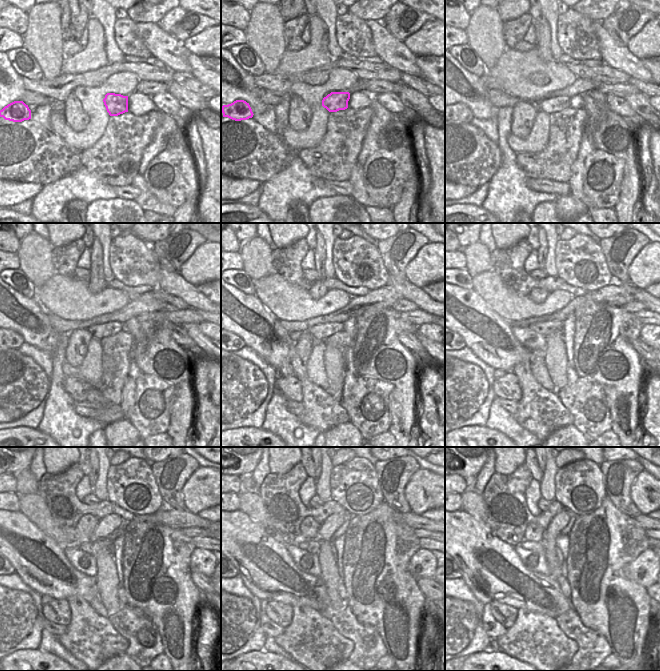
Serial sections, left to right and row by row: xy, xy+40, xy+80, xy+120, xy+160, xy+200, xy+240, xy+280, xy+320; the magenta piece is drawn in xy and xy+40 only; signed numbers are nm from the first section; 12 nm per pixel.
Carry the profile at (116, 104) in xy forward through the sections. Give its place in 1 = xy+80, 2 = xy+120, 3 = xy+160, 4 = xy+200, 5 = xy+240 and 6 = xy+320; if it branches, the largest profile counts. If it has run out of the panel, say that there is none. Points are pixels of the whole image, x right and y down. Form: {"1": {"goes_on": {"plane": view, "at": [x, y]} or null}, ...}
{"1": {"goes_on": {"plane": "xy+80", "at": [549, 105]}}, "2": {"goes_on": {"plane": "xy+120", "at": [99, 331]}}, "3": {"goes_on": {"plane": "xy+160", "at": [322, 331]}}, "4": {"goes_on": {"plane": "xy+200", "at": [545, 328]}}, "5": {"goes_on": {"plane": "xy+240", "at": [93, 548]}}, "6": {"goes_on": {"plane": "xy+320", "at": [528, 545]}}}

